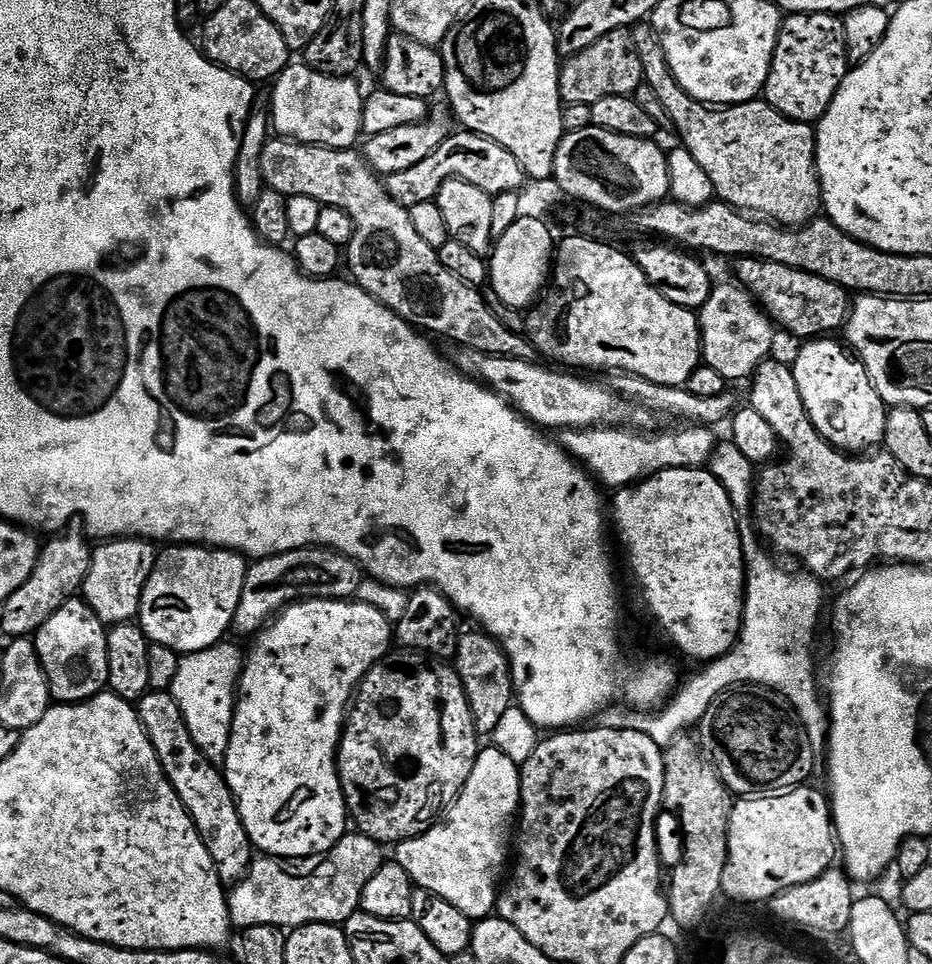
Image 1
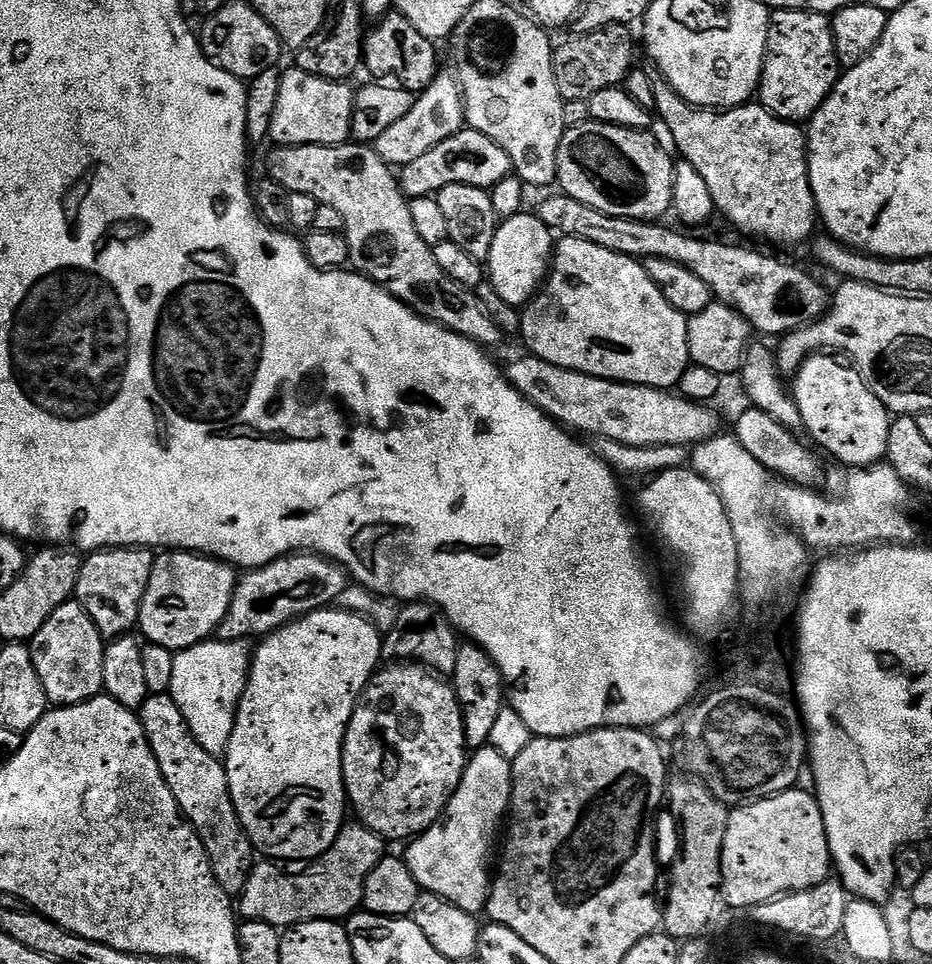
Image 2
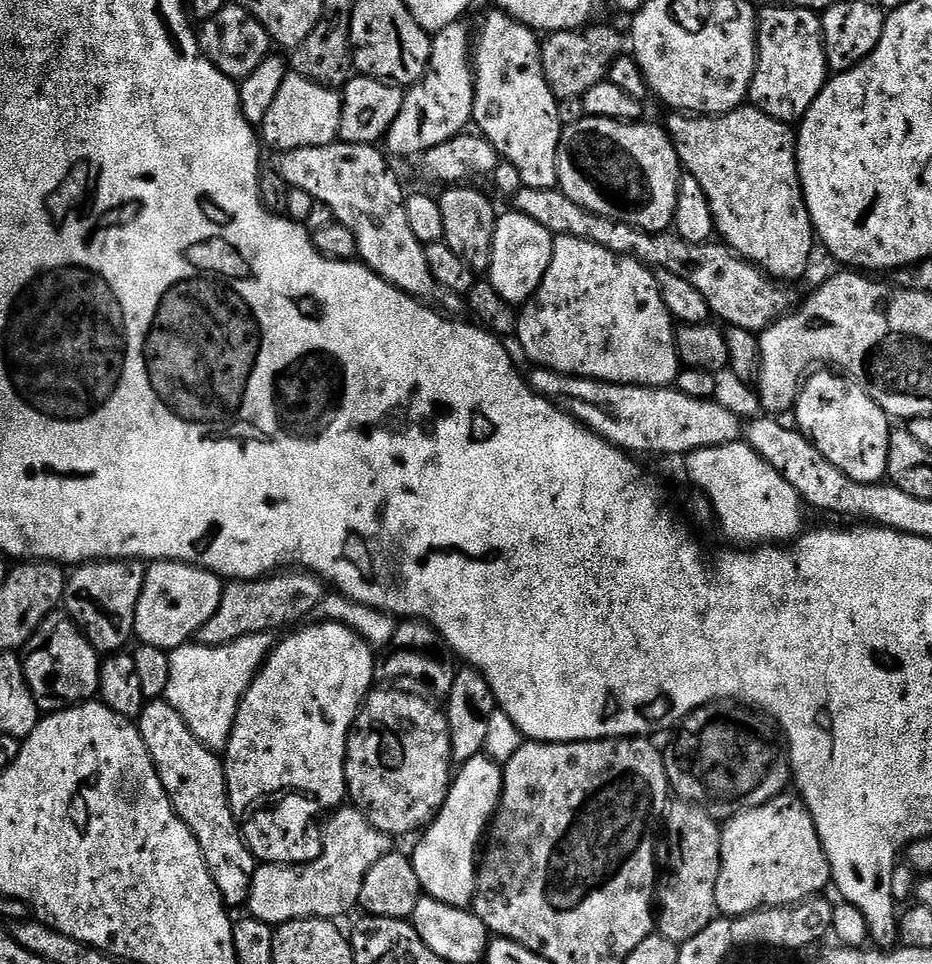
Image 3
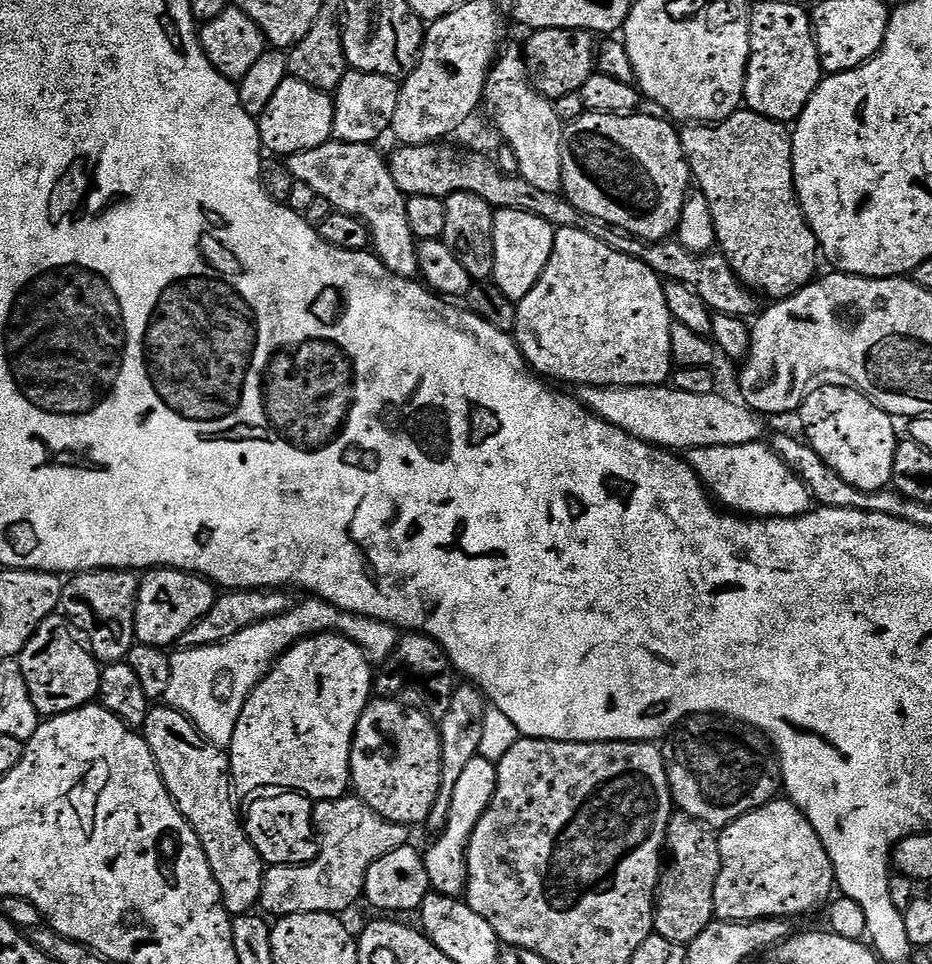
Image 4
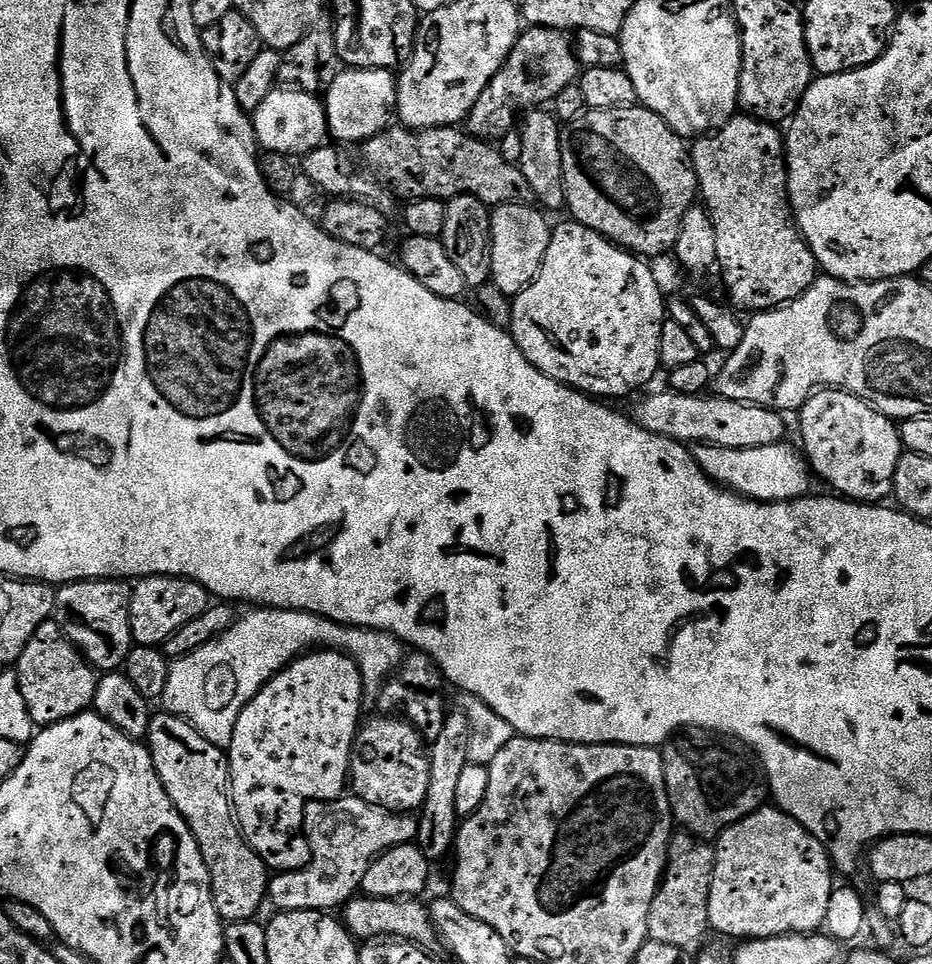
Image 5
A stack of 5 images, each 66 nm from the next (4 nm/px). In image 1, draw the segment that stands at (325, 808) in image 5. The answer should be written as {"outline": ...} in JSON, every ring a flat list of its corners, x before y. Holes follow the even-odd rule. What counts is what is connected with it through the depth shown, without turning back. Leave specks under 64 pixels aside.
{"outline":[[345,834,322,858,309,863,305,872,289,876,277,857,261,855,253,859,239,884,227,893,228,917,233,925,240,930,250,926,291,930,303,924,343,925,359,909,366,882,374,878,386,860,377,841,363,834,352,835]]}

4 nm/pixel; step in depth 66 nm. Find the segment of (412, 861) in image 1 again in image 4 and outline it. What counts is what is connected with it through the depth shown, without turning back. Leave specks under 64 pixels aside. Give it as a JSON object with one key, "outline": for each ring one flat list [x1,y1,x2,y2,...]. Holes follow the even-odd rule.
{"outline":[[476,756,466,765,466,770,458,777,454,786,454,798,450,798,450,818,446,822,443,832,435,837,436,840,429,846,428,852,423,853,426,874,432,883,431,891,437,896,464,896,464,887,468,885,468,867,466,866,466,854,470,834,474,832,474,826,478,826,478,818,490,806,490,798,494,794,496,785,495,763,481,756]]}

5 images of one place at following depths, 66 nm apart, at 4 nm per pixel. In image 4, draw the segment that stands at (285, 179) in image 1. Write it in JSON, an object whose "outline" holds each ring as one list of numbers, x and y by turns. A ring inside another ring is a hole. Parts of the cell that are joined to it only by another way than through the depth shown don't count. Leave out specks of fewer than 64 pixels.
{"outline":[[331,139,327,144,314,146,314,150,302,150,298,154,287,157,286,165,293,180,306,182,316,196,326,198,332,209,345,212,358,218,368,228,371,251,395,276,407,280,413,279,418,273,417,241,410,230,410,221,406,219,408,197,398,190,398,182,394,182,392,171,388,169,388,160,380,157,379,147,371,144,347,144,338,139]]}

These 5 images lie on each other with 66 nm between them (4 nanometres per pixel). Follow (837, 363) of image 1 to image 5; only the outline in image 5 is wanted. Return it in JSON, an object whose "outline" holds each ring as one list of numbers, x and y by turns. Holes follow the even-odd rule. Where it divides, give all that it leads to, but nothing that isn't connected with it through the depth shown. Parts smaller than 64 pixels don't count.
{"outline":[[817,390,799,409,800,440,809,468,829,484,833,493,857,502,884,502,893,495,892,483,902,455,900,429,889,417,859,396,843,390]]}

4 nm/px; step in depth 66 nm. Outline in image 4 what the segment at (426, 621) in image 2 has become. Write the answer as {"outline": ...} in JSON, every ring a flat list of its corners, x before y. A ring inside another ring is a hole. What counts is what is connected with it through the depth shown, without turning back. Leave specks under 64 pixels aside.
{"outline":[[423,632,401,635,390,658,379,665,378,672,374,688,381,697,418,710,433,722,446,718,446,710,450,710,450,698,454,698,458,687,458,676,450,658,436,640,425,636]]}

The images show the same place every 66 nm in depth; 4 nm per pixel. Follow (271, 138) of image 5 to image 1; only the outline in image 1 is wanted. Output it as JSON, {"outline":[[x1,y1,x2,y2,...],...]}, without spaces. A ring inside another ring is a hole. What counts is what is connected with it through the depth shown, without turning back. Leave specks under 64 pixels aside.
{"outline":[[303,62,289,63,271,85,271,127,275,131,277,128,281,137,295,140,297,144,355,149,361,143,364,131,362,110,366,99,356,82,347,76,327,76]]}

